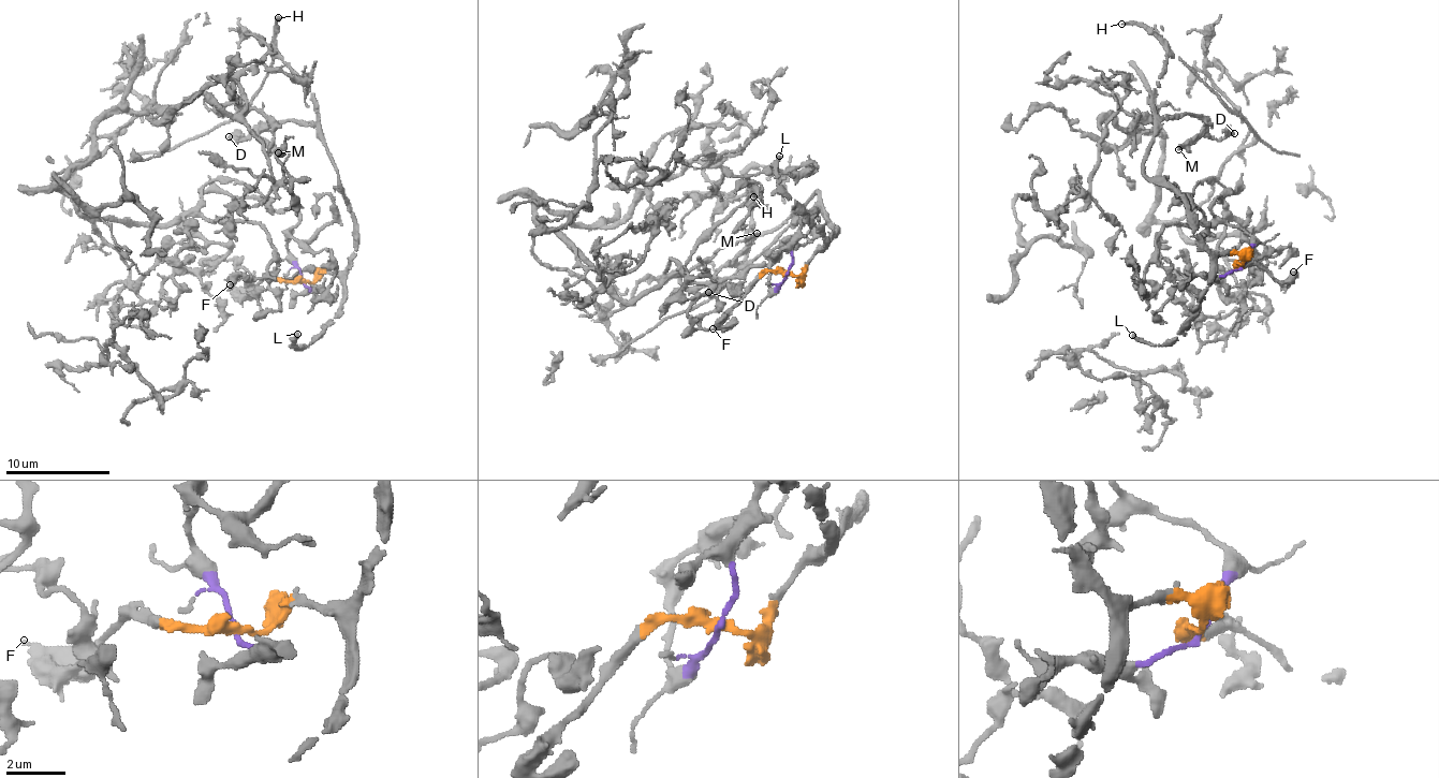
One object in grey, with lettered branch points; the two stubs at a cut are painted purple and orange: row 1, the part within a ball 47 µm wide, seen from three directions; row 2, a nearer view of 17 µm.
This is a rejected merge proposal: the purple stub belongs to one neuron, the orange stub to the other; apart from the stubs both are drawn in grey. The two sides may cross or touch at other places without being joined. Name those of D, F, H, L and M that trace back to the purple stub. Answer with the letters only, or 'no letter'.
no letter

